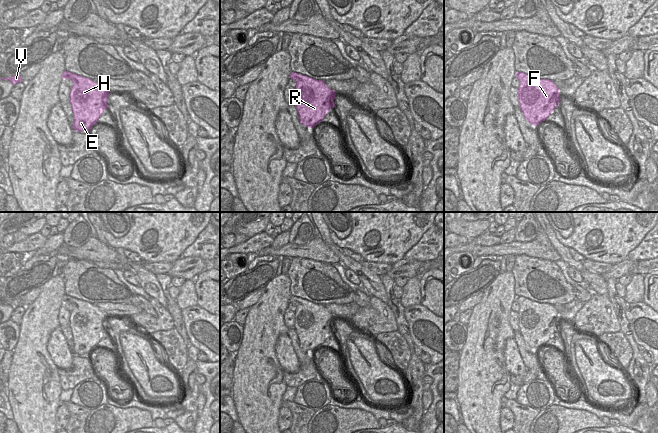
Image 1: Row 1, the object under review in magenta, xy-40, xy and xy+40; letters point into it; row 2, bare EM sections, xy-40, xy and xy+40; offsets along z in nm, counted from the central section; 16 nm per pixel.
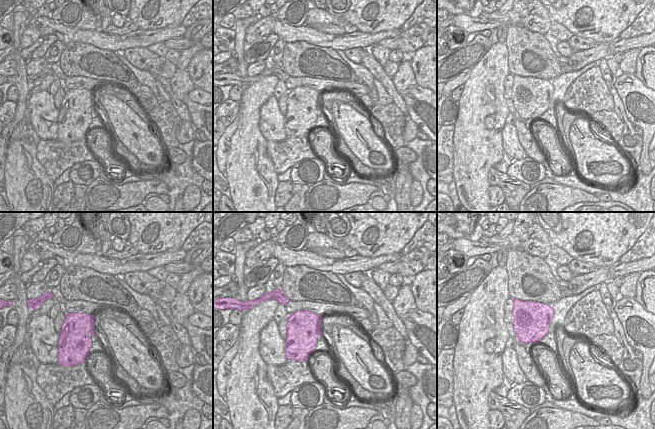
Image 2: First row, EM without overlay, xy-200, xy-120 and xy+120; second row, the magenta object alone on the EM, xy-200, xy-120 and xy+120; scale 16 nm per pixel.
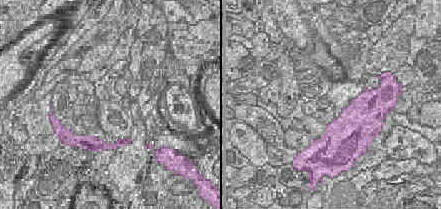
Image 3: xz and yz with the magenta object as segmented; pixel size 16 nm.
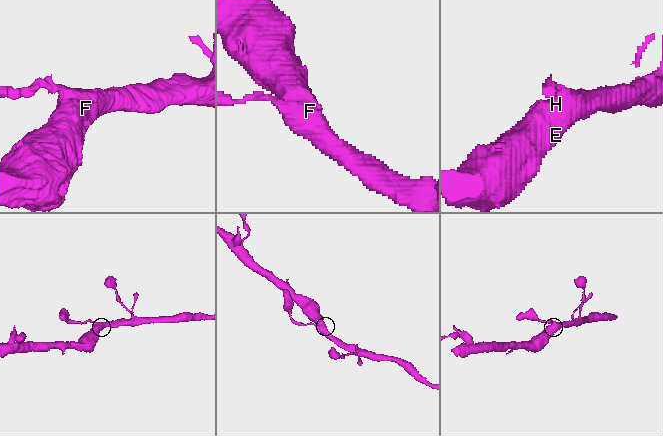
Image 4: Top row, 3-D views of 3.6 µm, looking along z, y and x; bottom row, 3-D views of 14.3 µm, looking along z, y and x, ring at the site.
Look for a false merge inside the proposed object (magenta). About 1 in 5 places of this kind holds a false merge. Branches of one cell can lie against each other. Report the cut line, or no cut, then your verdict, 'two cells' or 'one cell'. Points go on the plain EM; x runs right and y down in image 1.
no cut; one cell

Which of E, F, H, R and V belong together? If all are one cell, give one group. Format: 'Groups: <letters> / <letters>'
Groups: E F H R V.

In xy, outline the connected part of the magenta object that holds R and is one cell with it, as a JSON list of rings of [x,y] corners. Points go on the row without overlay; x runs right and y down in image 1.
[[[291,296],[289,302],[296,305],[294,329],[300,348],[314,352],[335,330],[335,314],[331,314],[323,304],[300,297]]]

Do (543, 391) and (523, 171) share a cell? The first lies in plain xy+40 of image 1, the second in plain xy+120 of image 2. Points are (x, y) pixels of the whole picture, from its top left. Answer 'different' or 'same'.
same

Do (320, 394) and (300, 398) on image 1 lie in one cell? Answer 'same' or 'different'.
same

